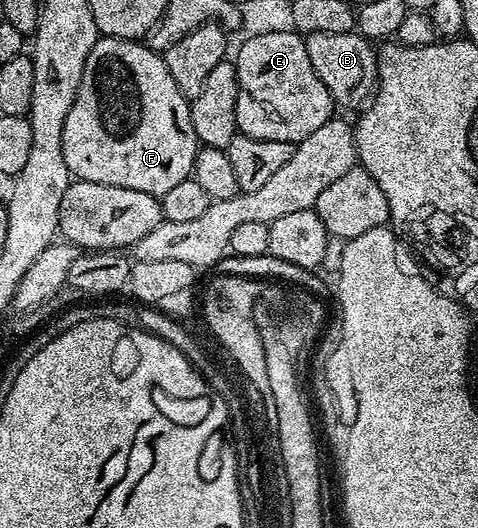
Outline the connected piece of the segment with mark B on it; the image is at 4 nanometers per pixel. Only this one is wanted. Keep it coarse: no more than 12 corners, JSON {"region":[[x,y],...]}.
{"region":[[357,31],[306,34],[309,63],[336,106],[362,106],[379,76]]}

